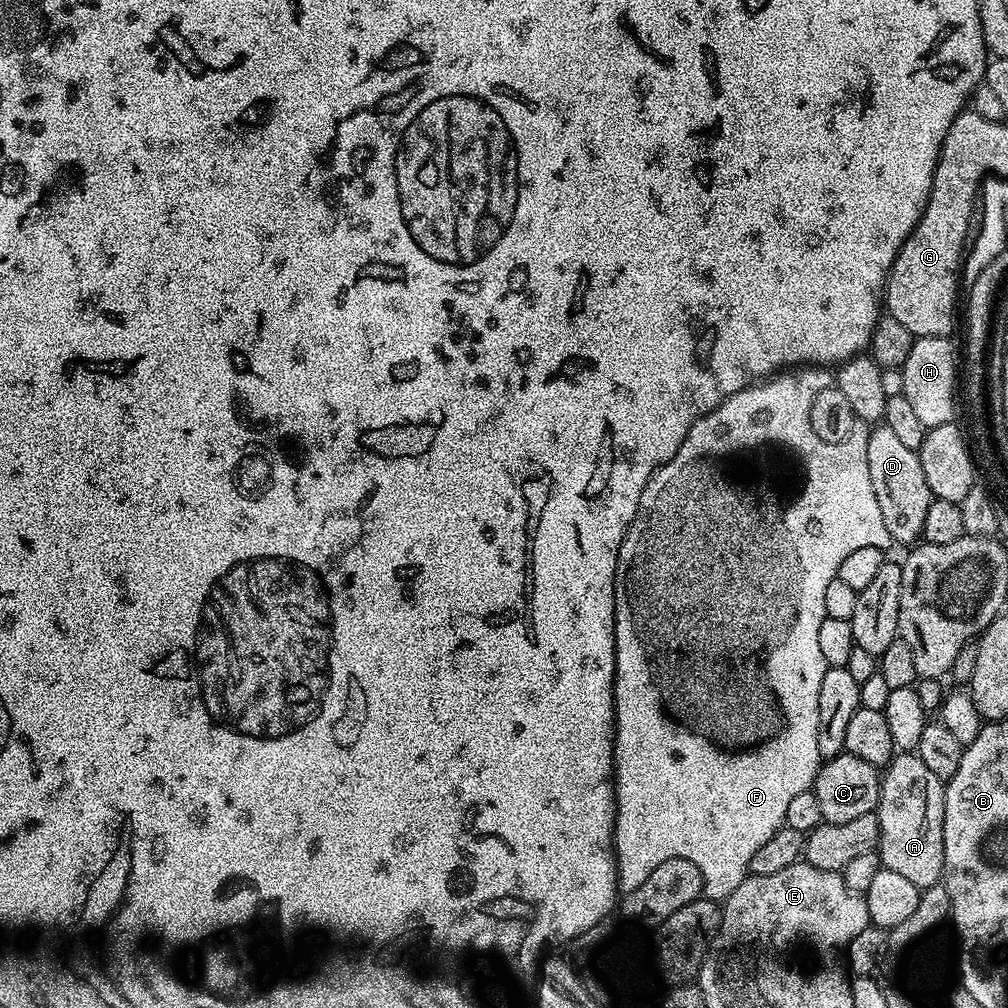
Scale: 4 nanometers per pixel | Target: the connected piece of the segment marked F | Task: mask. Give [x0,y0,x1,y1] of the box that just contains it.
[614,366,893,902]

